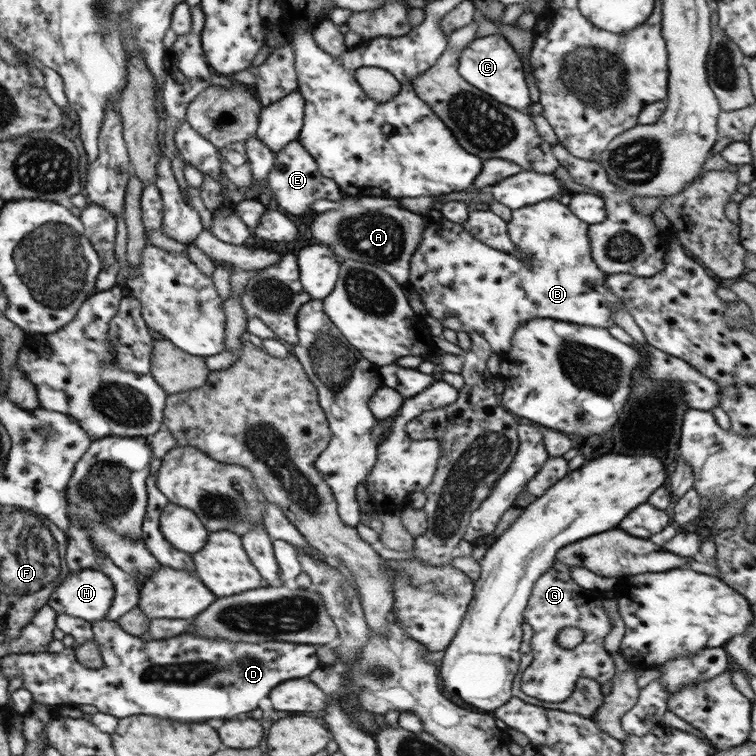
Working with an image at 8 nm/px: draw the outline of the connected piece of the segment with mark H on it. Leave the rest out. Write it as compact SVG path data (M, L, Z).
M83 568L78 572L72 572L63 583L58 585L50 595L48 606L51 606L60 614L69 614L76 618L83 618L90 624L94 621L102 621L111 610L115 600L115 585L111 577L103 571Z

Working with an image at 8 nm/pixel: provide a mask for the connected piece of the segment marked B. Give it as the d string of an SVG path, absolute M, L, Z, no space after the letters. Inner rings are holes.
M558 198L543 200L537 202L536 204L523 206L512 211L512 219L508 222L507 227L509 237L514 243L516 251L518 251L520 255L524 256L524 259L528 259L528 261L530 261L530 264L532 265L530 268L528 268L522 260L518 260L514 253L508 254L506 252L490 248L487 244L484 244L477 238L474 238L463 227L463 225L460 226L460 224L448 222L448 220L446 220L440 212L436 212L436 210L430 210L430 212L424 216L424 222L426 222L426 224L424 224L423 238L418 245L418 250L416 250L415 254L412 255L409 280L406 284L411 286L416 294L418 294L418 296L420 296L420 298L425 302L425 306L427 308L426 315L436 318L436 320L444 326L444 329L454 330L456 333L466 332L468 334L481 334L482 338L489 342L489 345L494 353L501 355L505 354L511 347L512 338L514 338L514 334L518 326L522 326L522 324L534 320L534 318L574 322L576 325L608 329L616 325L616 322L614 322L614 312L619 310L619 308L625 308L622 302L620 302L620 298L609 292L608 286L606 286L607 274L600 270L600 268L596 266L596 262L592 260L592 245L590 244L590 239L588 238L589 224L581 221L575 214L572 214L568 205L560 203Z

